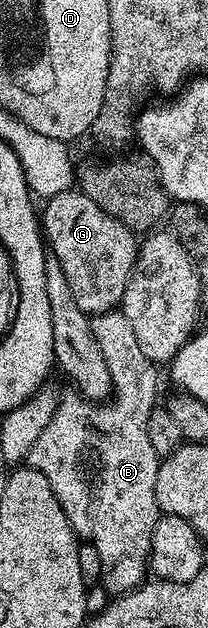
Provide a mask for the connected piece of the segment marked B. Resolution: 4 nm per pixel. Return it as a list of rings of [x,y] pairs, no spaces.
[[[107,309],[97,312],[91,318],[90,329],[92,337],[95,338],[96,345],[100,345],[100,353],[103,354],[104,361],[110,370],[110,382],[112,384],[112,398],[109,401],[91,401],[82,398],[77,393],[71,393],[57,400],[57,407],[52,413],[52,417],[42,426],[40,437],[36,437],[36,441],[30,446],[30,454],[28,456],[29,466],[35,467],[40,473],[44,473],[44,477],[48,479],[48,485],[52,487],[52,493],[56,497],[56,501],[60,501],[60,509],[64,509],[64,513],[68,517],[68,521],[72,525],[75,535],[79,540],[88,542],[94,546],[94,551],[98,554],[98,563],[102,566],[102,583],[108,590],[114,591],[110,593],[125,593],[141,584],[144,576],[148,571],[148,556],[151,554],[150,537],[154,533],[154,524],[160,518],[160,508],[158,506],[158,498],[154,490],[156,489],[156,477],[158,476],[158,464],[160,456],[156,453],[156,449],[152,449],[152,441],[150,434],[146,428],[147,416],[142,415],[142,406],[146,403],[146,398],[157,389],[158,375],[155,364],[150,362],[148,357],[144,357],[144,353],[140,353],[140,345],[136,341],[136,333],[132,333],[132,325],[128,321],[128,317],[124,317],[121,309]]]

